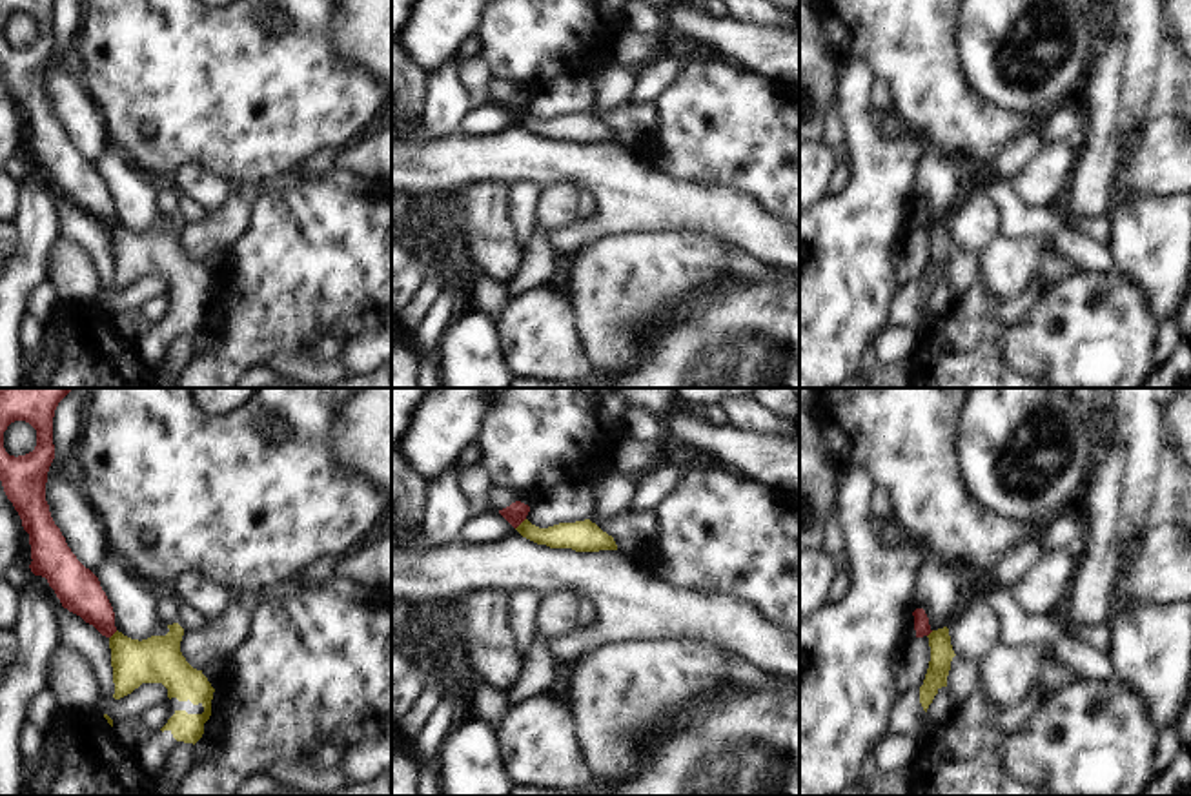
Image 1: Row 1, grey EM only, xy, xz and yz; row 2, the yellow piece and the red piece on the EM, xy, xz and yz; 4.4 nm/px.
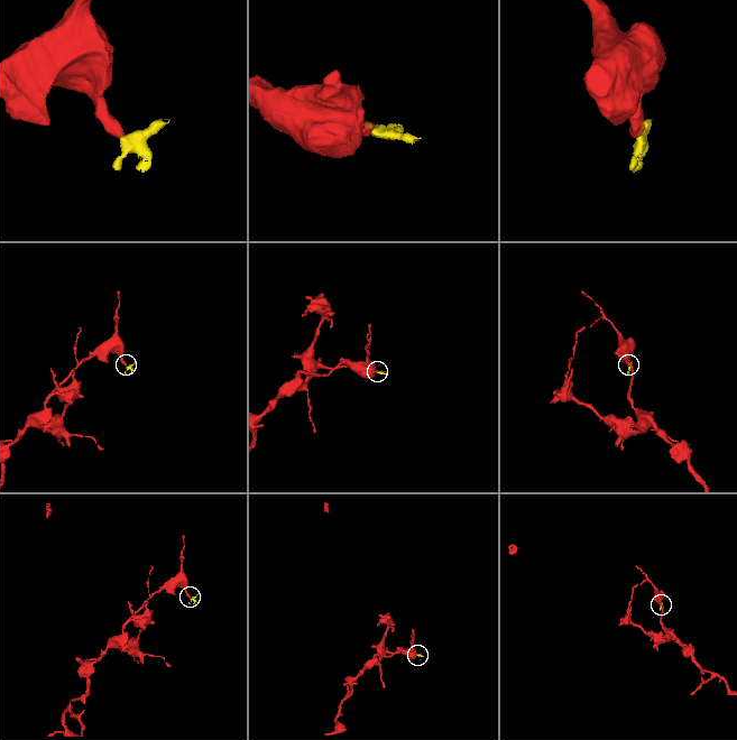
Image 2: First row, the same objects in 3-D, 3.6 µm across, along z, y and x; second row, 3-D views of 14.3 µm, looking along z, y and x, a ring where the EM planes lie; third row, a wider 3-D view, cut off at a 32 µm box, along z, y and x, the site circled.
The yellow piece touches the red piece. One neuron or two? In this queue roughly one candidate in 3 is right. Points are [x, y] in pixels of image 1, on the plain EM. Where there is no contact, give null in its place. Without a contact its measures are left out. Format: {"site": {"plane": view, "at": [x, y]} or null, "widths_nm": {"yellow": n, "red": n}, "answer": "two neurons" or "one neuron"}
{"site": {"plane": "xz", "at": [521, 115]}, "widths_nm": {"yellow": 120, "red": 90}, "answer": "two neurons"}

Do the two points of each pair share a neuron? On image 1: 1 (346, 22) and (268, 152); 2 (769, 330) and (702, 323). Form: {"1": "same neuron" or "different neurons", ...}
{"1": "different neurons", "2": "same neuron"}

